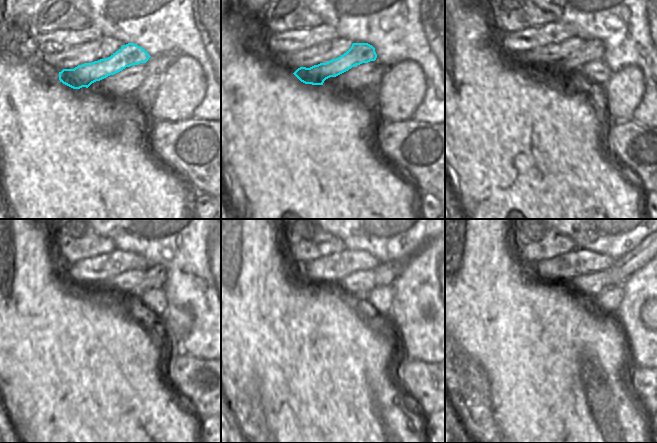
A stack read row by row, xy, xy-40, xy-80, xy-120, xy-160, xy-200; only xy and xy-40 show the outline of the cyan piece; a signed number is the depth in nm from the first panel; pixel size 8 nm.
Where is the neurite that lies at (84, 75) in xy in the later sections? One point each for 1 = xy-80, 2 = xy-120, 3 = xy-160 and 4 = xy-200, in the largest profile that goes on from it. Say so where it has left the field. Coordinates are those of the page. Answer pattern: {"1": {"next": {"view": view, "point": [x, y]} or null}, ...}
{"1": {"next": {"view": "xy-80", "point": [593, 49]}}, "2": {"next": {"view": "xy-120", "point": [155, 277]}}, "3": {"next": {"view": "xy-160", "point": [385, 273]}}, "4": {"next": {"view": "xy-200", "point": [623, 267]}}}

